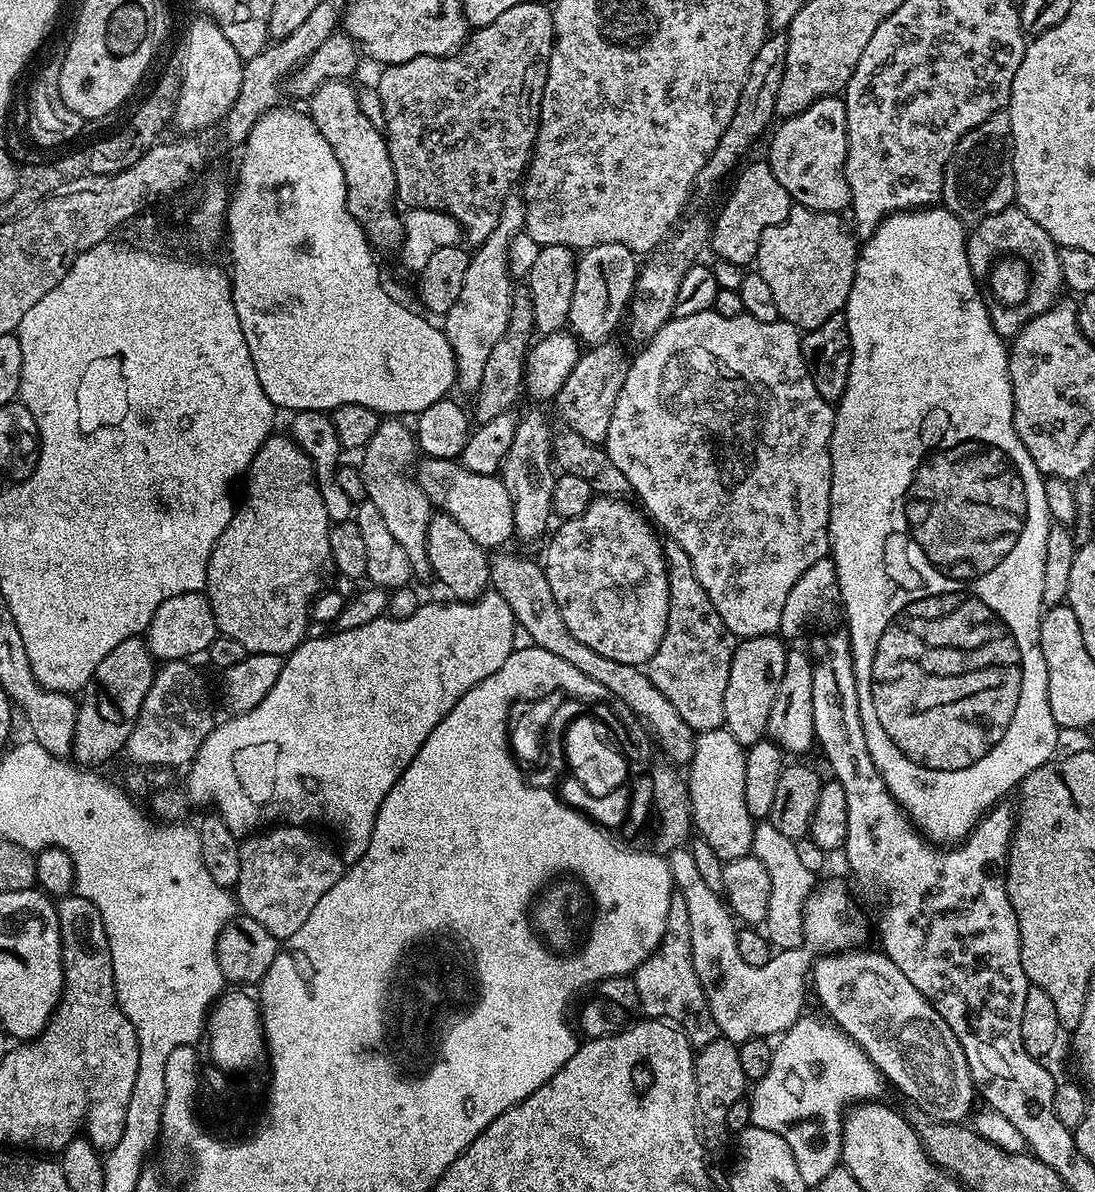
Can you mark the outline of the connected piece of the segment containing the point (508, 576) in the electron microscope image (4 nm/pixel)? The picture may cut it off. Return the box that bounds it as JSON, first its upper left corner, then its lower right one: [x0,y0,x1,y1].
[488,550,696,766]

